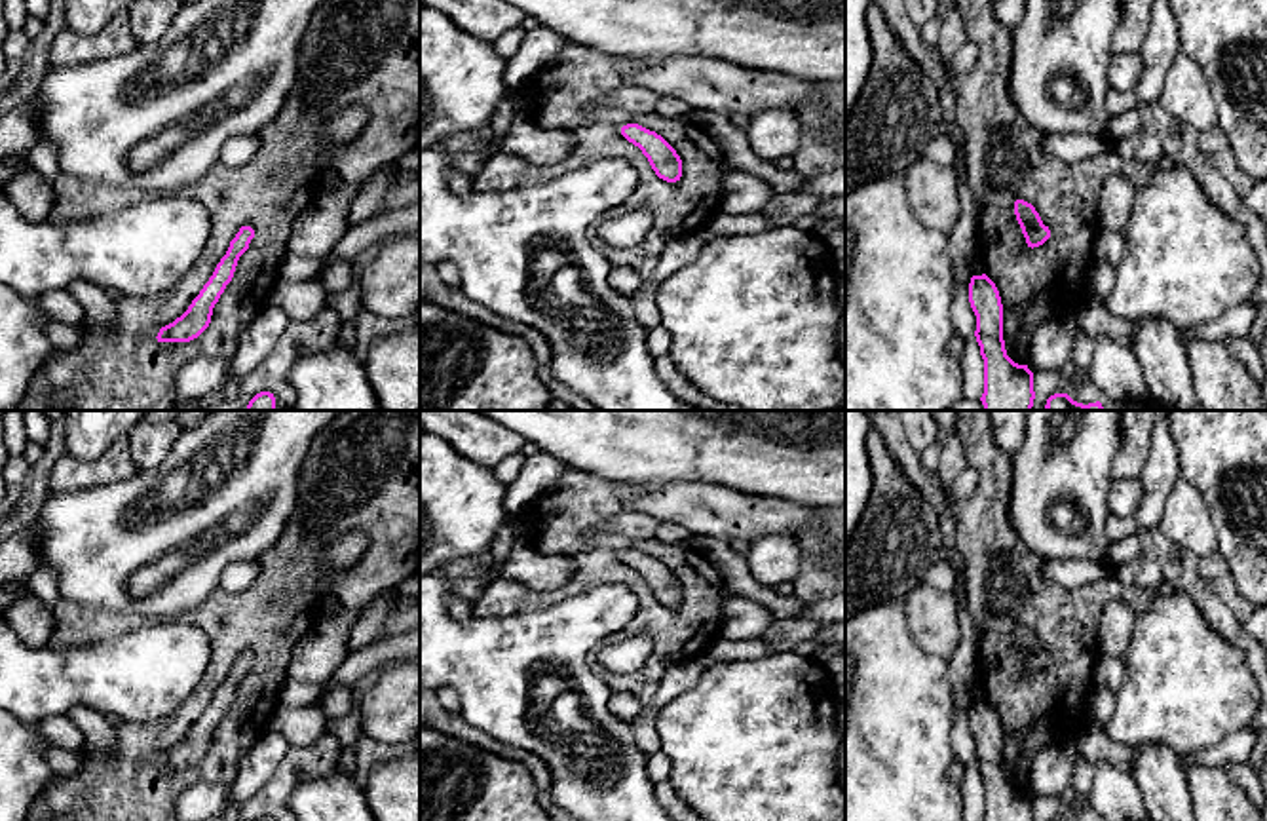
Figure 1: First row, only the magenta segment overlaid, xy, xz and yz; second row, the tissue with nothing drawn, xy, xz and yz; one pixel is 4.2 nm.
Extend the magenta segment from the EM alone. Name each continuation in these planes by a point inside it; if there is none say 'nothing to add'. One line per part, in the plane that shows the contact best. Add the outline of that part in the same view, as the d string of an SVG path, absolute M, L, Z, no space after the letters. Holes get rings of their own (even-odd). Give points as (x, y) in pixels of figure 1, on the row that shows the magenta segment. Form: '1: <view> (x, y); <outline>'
1: xy (356, 54); M325 0L306 27L298 49L296 82L281 112L258 131L258 139L260 148L245 165L228 167L217 162L199 181L182 190L199 201L211 219L207 247L182 281L156 296L114 300L116 317L110 329L80 327L80 342L68 350L55 348L44 369L30 380L25 399L11 410L175 410L175 380L186 363L199 357L230 361L236 355L239 336L268 304L279 279L277 270L287 253L291 224L323 188L321 169L331 165L342 182L361 184L376 167L395 163L407 152L420 148L420 0ZM342 108L363 108L367 122L350 144L332 148L323 141L323 135L327 122ZM241 226L251 226L255 238L239 257L232 281L215 304L209 327L190 342L160 342L156 338L160 329L188 310Z

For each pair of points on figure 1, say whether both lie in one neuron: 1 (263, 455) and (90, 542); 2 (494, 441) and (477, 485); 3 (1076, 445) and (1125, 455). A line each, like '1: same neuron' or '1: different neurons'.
1: same neuron
2: different neurons
3: different neurons

